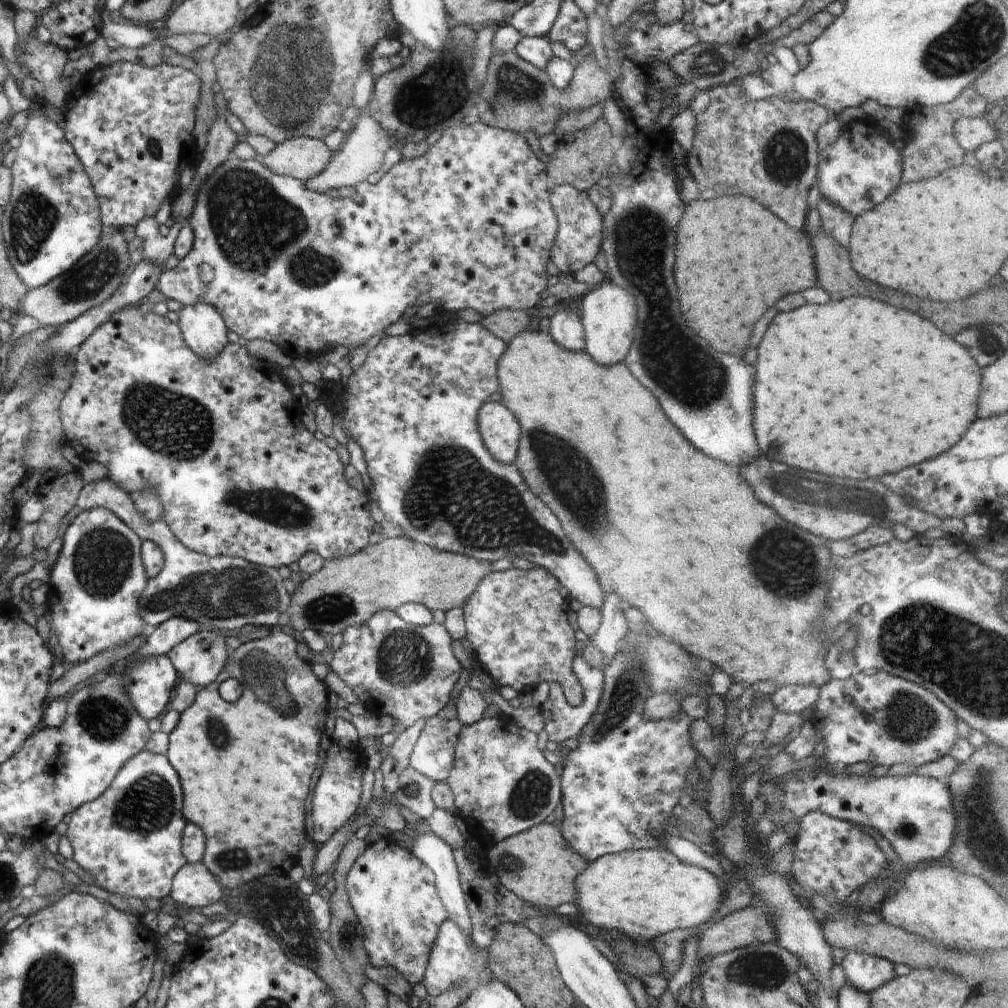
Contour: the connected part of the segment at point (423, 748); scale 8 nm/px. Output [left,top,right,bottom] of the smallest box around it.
[409,715,461,781]

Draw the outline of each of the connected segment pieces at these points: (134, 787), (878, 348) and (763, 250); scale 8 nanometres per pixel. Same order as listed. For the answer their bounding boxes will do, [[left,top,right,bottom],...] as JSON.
[[66,750,187,902],[752,296,983,480],[674,196,816,356]]

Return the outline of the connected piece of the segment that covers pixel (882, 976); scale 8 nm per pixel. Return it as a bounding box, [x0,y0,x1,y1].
[841,951,897,993]

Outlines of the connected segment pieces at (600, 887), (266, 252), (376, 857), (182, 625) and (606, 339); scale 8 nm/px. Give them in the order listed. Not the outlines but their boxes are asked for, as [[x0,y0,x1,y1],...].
[[574,849,723,944],[155,122,559,362],[345,839,448,986],[129,617,201,661],[581,278,638,366]]

